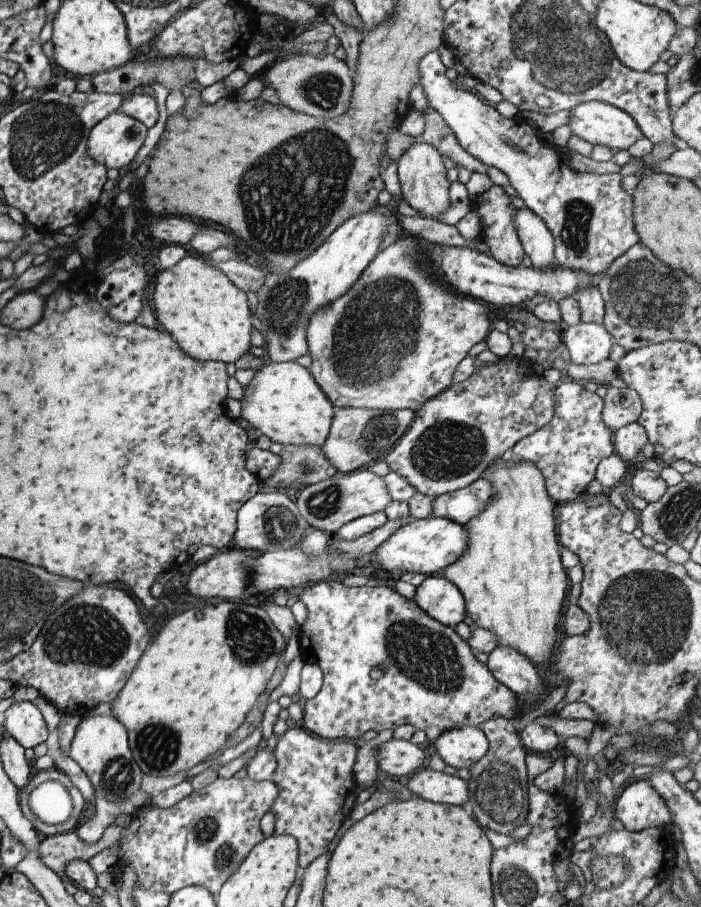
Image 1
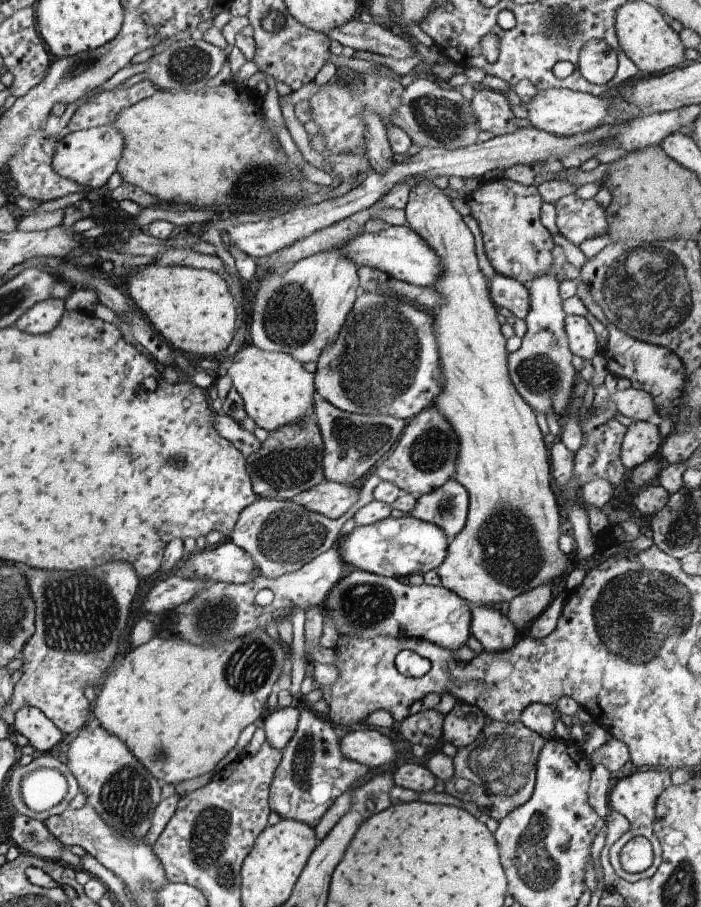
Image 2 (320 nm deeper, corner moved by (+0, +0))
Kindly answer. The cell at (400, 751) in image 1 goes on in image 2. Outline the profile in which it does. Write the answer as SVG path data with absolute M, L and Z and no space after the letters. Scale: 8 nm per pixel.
M351 730L340 739L342 754L350 760L380 768L396 758L397 744L378 730Z

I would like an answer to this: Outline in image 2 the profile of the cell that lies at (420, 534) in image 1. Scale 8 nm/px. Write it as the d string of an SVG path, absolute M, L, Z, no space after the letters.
M390 515L374 524L354 527L337 544L344 563L375 575L406 581L410 575L423 575L437 569L447 555L449 543L446 533L439 526L410 515L400 518Z

